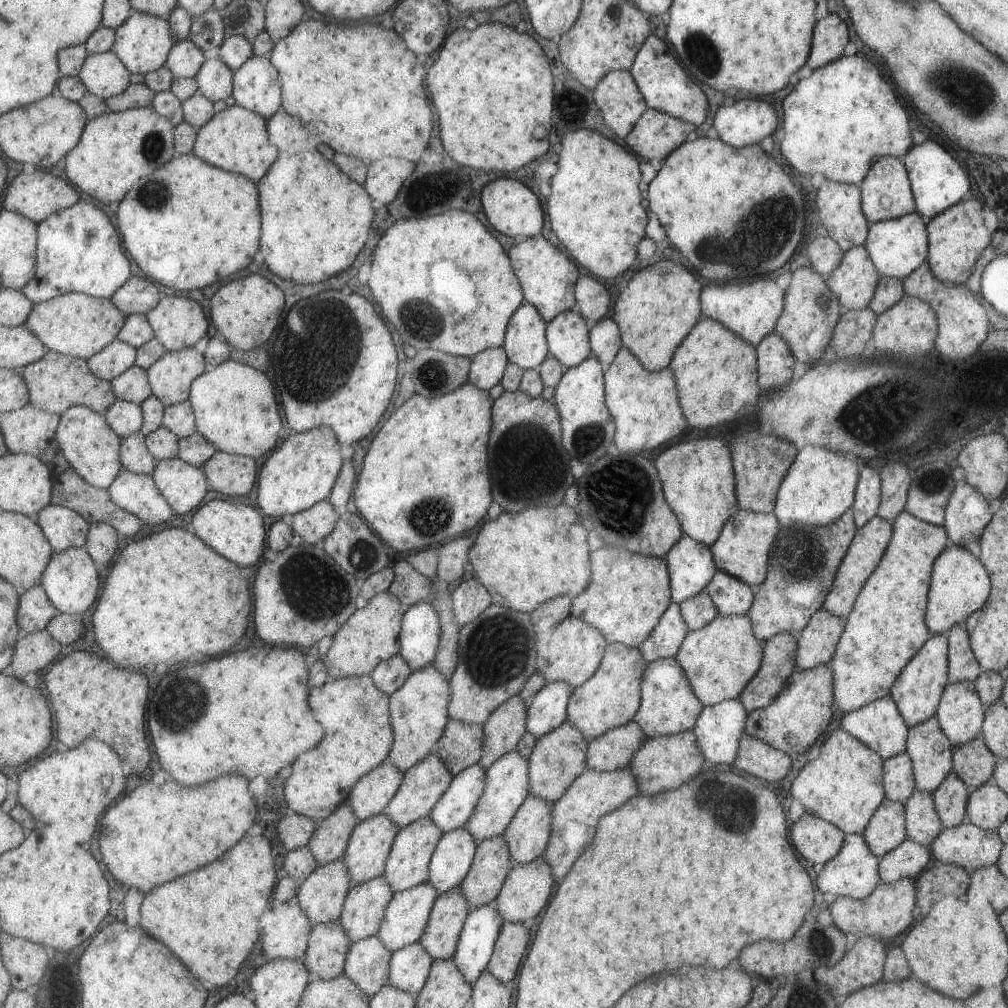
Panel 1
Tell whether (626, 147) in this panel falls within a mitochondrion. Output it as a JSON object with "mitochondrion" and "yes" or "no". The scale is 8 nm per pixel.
{"mitochondrion":"no"}

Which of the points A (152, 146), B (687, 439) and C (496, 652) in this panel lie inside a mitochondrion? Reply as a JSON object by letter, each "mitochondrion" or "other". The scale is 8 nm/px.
{"A":"mitochondrion","B":"other","C":"mitochondrion"}

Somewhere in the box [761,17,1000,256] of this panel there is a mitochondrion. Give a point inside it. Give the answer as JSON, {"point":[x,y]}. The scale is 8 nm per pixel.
{"point":[940,78]}

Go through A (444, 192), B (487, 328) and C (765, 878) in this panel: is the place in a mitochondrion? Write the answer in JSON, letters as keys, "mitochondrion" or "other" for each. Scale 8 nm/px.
{"A":"other","B":"other","C":"other"}

